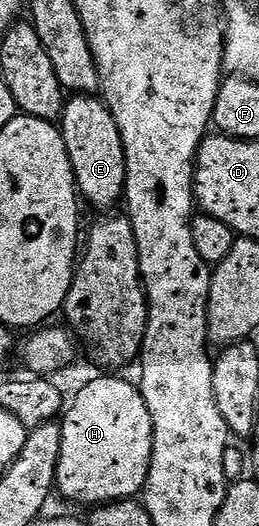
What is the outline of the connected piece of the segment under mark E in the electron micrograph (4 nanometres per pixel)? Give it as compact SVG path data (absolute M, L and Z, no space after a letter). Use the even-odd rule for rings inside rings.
M91 93L72 94L63 104L61 130L80 196L95 207L120 202L127 190L127 162L117 121L106 102Z

